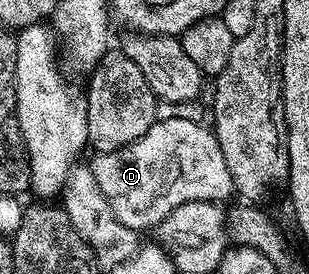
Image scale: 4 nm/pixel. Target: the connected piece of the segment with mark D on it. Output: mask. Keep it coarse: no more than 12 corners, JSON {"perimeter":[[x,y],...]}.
{"perimeter":[[161,116],[90,164],[126,227],[227,202],[215,132]]}

